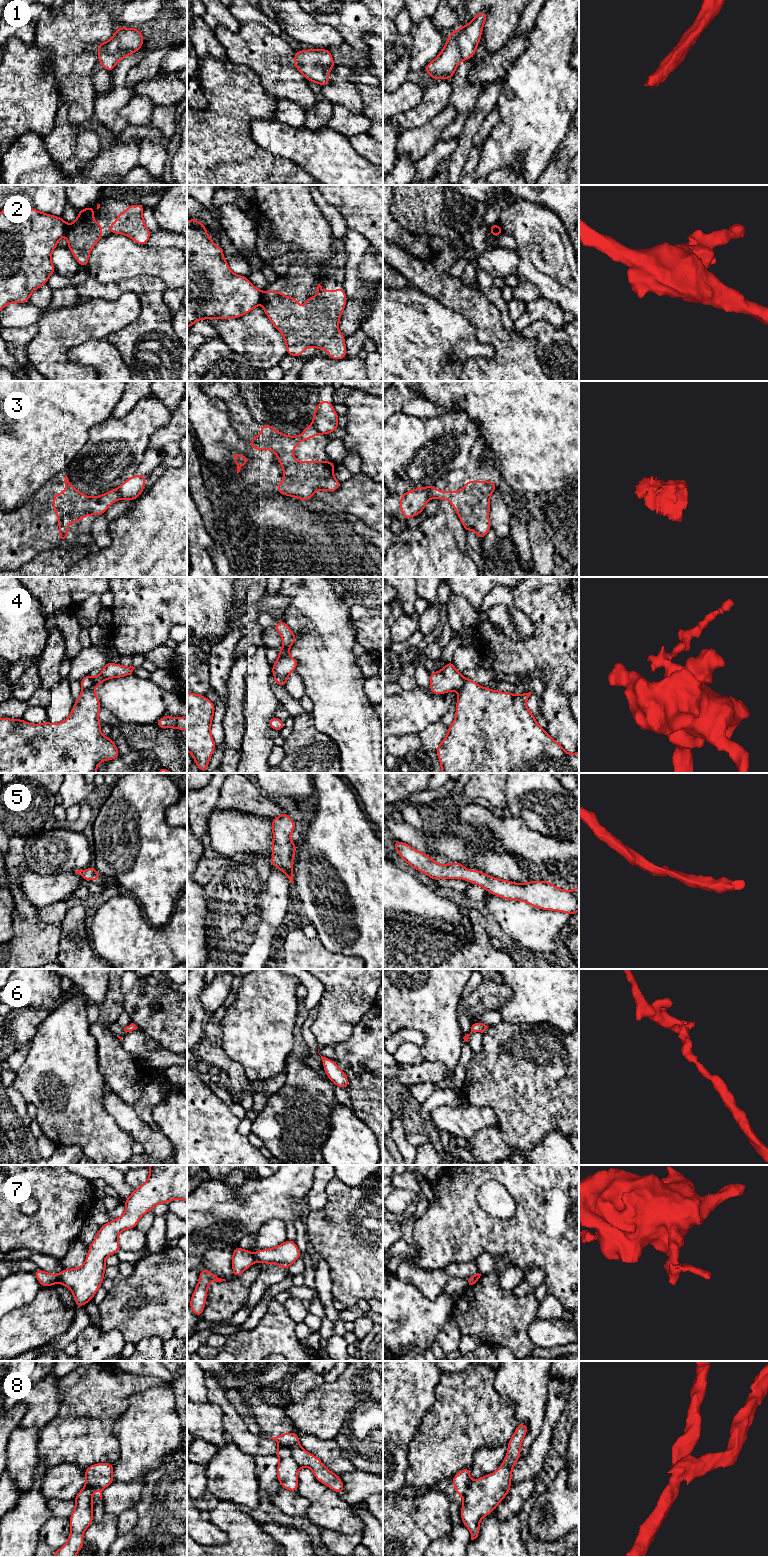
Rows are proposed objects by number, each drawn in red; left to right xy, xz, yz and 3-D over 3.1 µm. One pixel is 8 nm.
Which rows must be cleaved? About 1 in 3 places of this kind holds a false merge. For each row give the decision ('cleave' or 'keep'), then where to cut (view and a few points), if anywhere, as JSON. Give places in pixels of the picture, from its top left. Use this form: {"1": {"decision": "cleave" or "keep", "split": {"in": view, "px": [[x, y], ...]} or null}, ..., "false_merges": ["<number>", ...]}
{"1": {"decision": "keep", "split": null}, "2": {"decision": "cleave", "split": {"in": "yz", "px": [[499, 225], [496, 230], [490, 232]]}}, "3": {"decision": "cleave", "split": {"in": "yz", "px": [[433, 486], [429, 498]]}}, "4": {"decision": "cleave", "split": {"in": "xy", "px": [[94, 678], [93, 684], [90, 687], [82, 689]]}}, "5": {"decision": "keep", "split": null}, "6": {"decision": "keep", "split": null}, "7": {"decision": "cleave", "split": {"in": "xy", "px": [[59, 1275], [57, 1282]]}}, "8": {"decision": "cleave", "split": {"in": "xz", "px": [[279, 1444], [283, 1444], [289, 1449], [292, 1458], [300, 1467]]}}, "false_merges": ["2", "3", "4", "7", "8"]}

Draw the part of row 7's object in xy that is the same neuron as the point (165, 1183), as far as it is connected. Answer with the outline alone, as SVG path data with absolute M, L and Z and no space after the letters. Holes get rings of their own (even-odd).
M150 1165L148 1180L139 1188L134 1189L133 1193L124 1201L126 1207L124 1214L100 1227L97 1236L89 1246L84 1264L75 1269L66 1268L59 1274L58 1283L71 1290L77 1308L91 1301L101 1287L107 1267L105 1258L120 1250L118 1235L123 1230L136 1228L140 1218L154 1206L176 1199L187 1202L187 1165Z

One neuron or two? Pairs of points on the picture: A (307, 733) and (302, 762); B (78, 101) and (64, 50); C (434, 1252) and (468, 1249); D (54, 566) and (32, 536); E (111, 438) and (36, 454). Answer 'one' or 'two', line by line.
A: one
B: one
C: one
D: two
E: two

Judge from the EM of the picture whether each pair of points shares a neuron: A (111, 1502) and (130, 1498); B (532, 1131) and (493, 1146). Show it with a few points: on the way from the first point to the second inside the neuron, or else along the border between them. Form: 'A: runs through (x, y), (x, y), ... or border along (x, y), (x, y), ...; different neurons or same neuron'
A: runs through (116, 1499), (125, 1498); same neuron
B: border along (498, 1128), (501, 1138), (509, 1146), (526, 1151); different neurons

